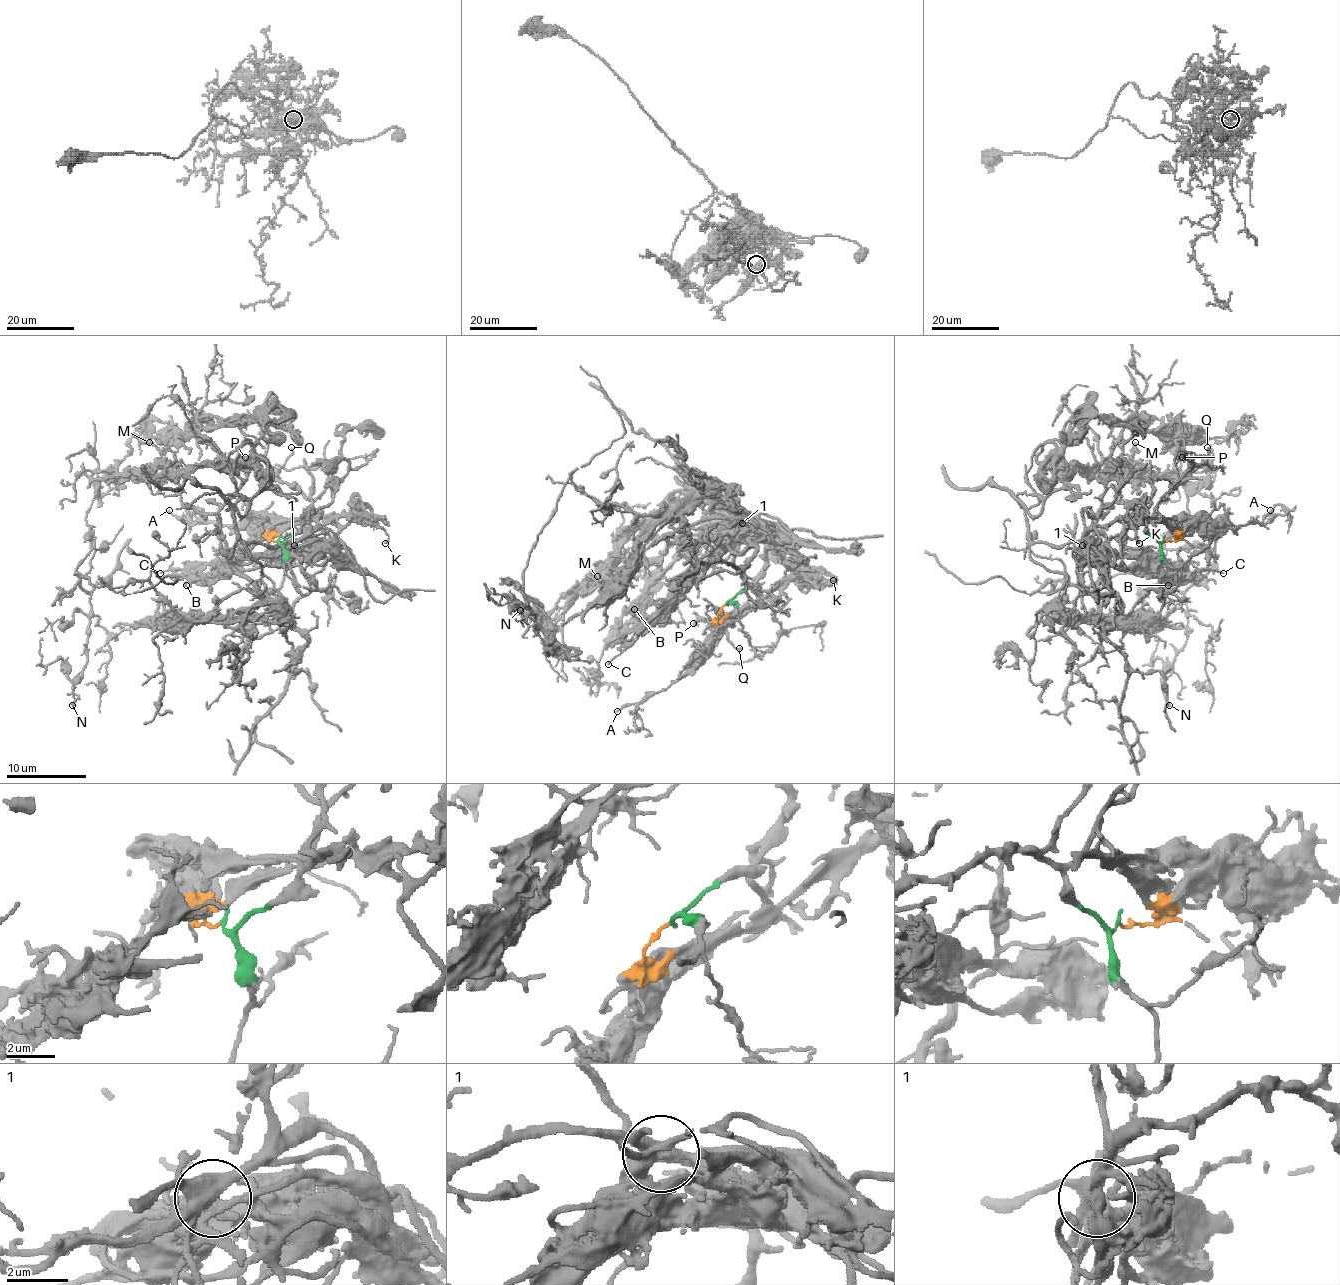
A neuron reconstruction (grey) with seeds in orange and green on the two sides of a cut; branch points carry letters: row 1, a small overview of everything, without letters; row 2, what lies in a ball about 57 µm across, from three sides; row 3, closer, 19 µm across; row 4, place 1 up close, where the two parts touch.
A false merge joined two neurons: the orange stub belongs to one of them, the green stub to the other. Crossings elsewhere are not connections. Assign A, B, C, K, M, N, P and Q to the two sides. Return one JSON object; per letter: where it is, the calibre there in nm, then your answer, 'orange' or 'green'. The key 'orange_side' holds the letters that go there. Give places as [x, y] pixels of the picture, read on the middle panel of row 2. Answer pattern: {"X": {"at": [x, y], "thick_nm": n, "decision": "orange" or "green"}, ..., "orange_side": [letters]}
{"A": {"at": [617, 711], "thick_nm": 130, "decision": "orange"}, "B": {"at": [634, 609], "thick_nm": 200, "decision": "orange"}, "C": {"at": [608, 664], "thick_nm": 120, "decision": "orange"}, "K": {"at": [833, 580], "thick_nm": 170, "decision": "orange"}, "M": {"at": [597, 576], "thick_nm": 140, "decision": "orange"}, "N": {"at": [520, 610], "thick_nm": 200, "decision": "orange"}, "P": {"at": [693, 623], "thick_nm": 140, "decision": "green"}, "Q": {"at": [739, 648], "thick_nm": 140, "decision": "green"}, "orange_side": ["A", "B", "C", "K", "M", "N"]}

